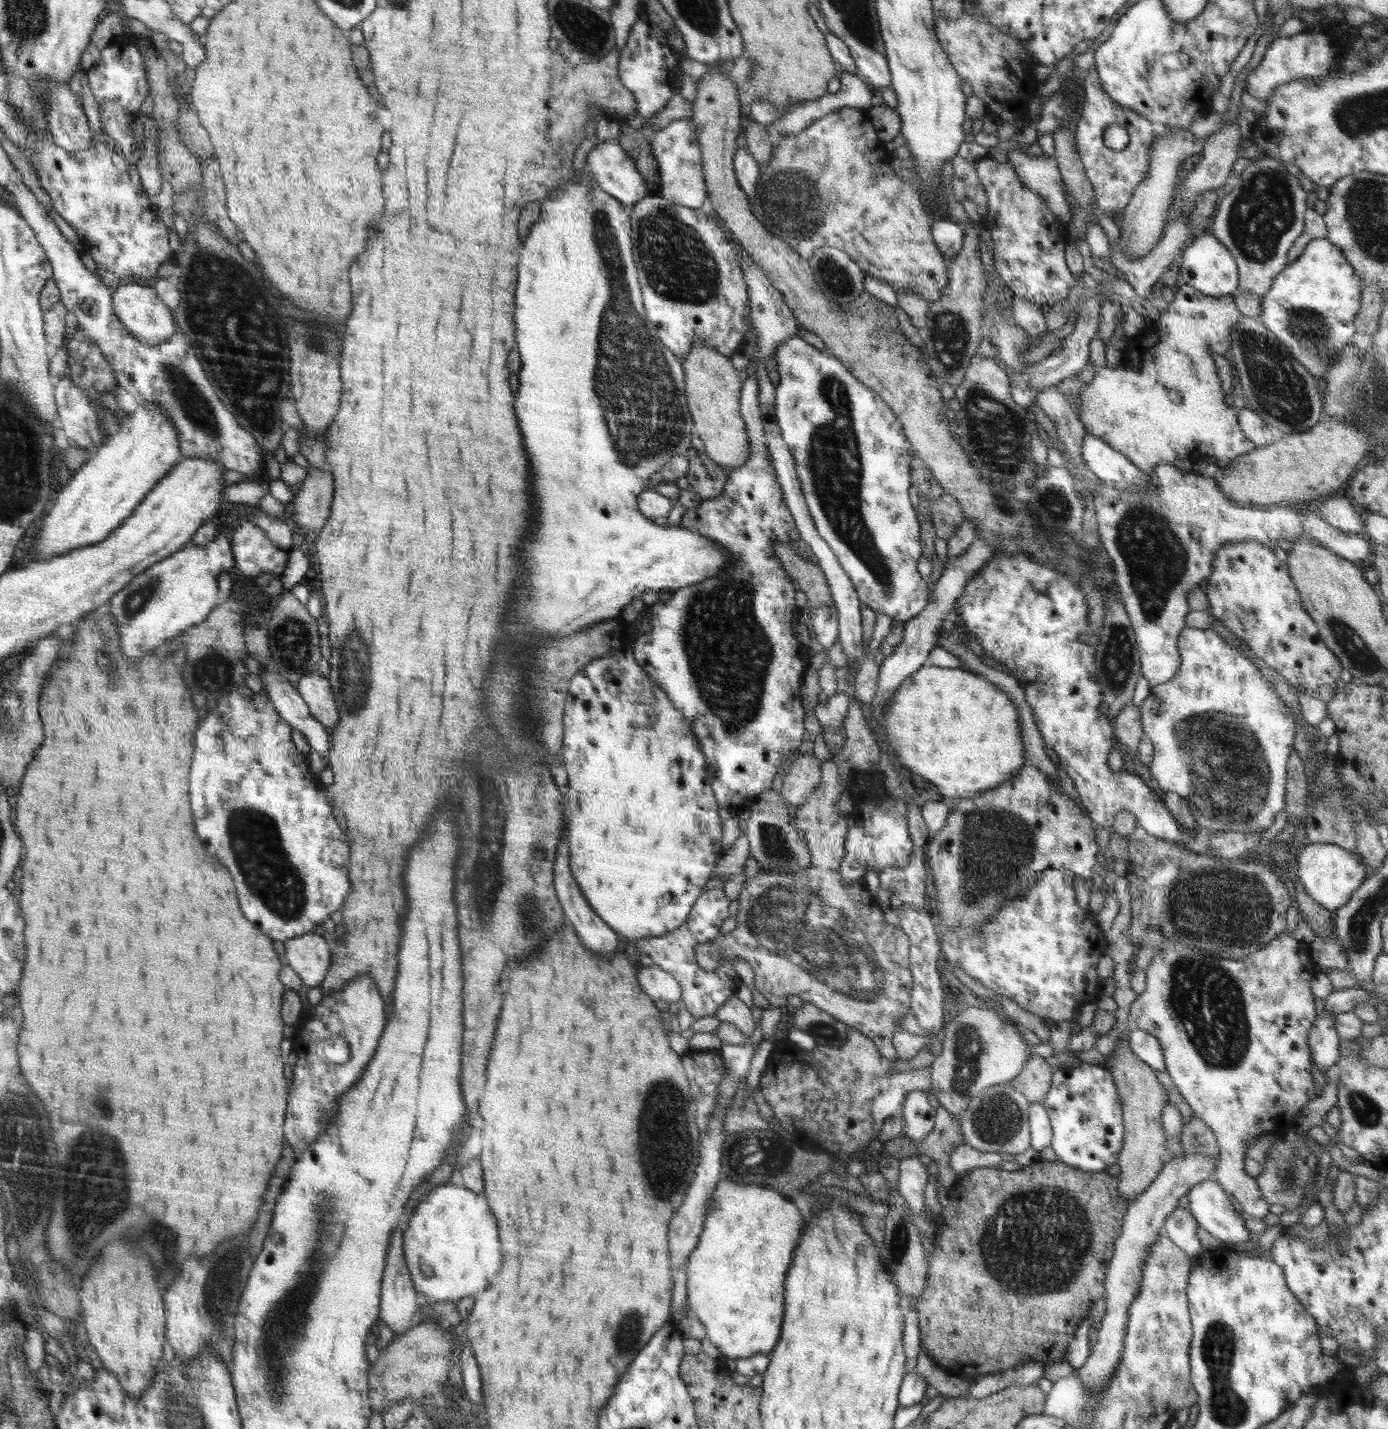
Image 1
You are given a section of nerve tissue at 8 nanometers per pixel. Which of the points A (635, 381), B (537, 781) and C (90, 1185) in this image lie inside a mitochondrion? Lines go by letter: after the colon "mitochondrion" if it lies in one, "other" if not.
A: mitochondrion
B: mitochondrion
C: mitochondrion

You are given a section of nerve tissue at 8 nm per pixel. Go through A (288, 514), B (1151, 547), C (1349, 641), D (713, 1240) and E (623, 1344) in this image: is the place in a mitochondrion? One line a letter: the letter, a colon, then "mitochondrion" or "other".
A: other
B: mitochondrion
C: mitochondrion
D: other
E: mitochondrion

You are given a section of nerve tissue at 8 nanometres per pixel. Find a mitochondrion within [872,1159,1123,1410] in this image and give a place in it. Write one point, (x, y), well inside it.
(1043, 1235)

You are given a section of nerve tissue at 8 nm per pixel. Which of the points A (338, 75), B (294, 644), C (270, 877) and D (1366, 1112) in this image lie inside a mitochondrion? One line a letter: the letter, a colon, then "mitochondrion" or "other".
A: other
B: mitochondrion
C: mitochondrion
D: mitochondrion

